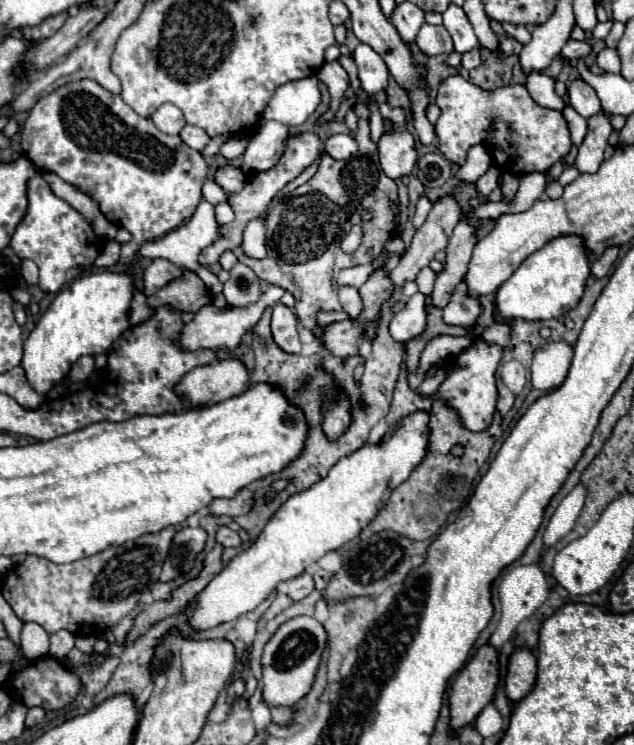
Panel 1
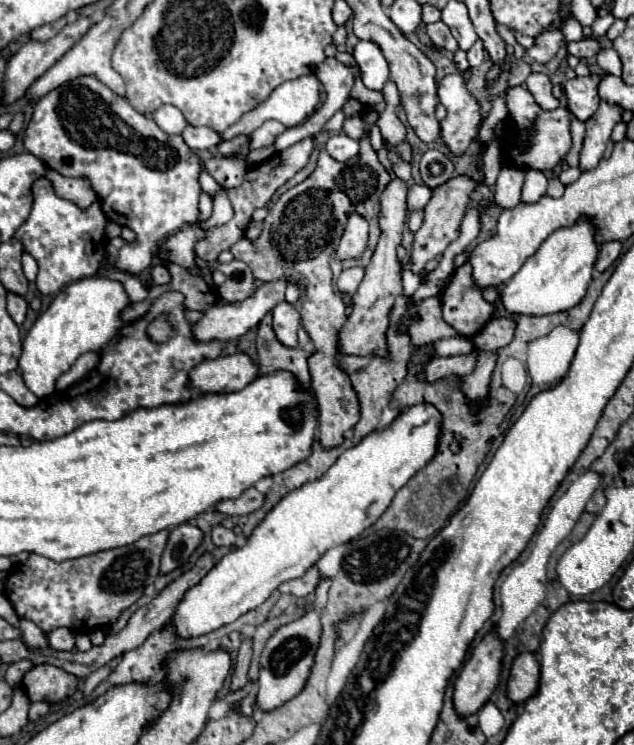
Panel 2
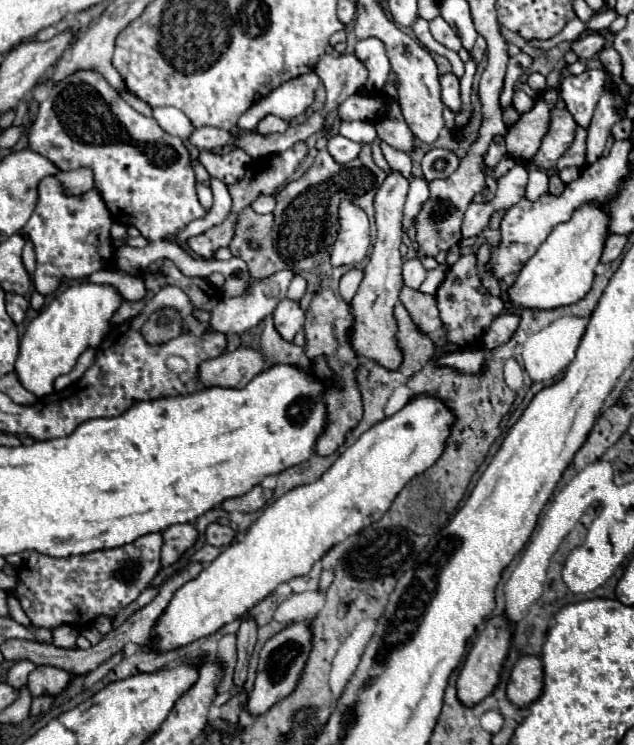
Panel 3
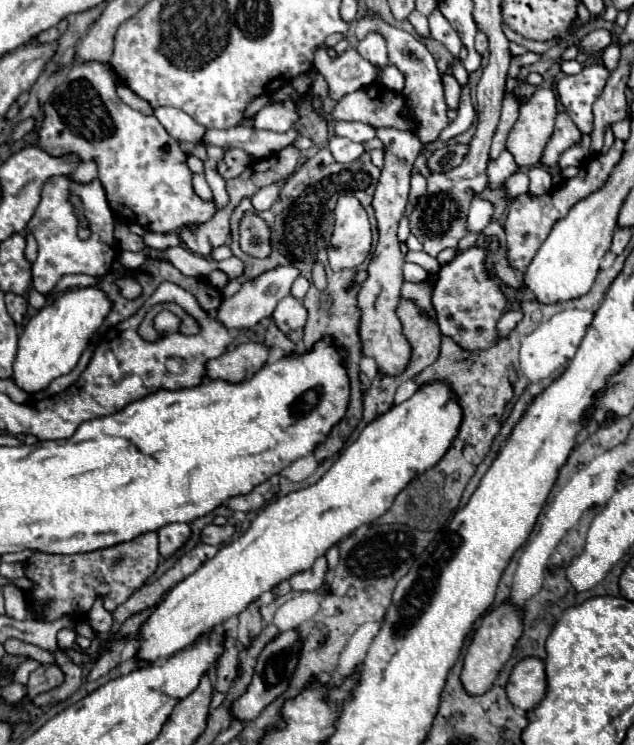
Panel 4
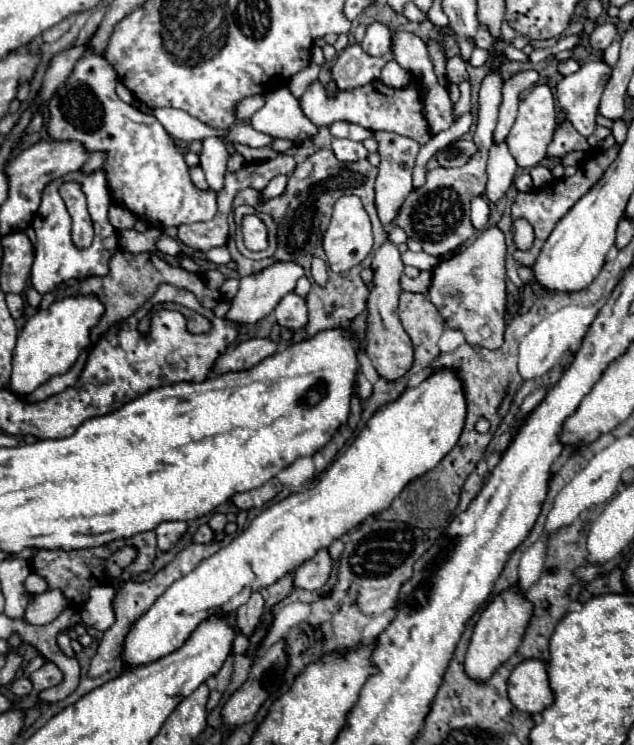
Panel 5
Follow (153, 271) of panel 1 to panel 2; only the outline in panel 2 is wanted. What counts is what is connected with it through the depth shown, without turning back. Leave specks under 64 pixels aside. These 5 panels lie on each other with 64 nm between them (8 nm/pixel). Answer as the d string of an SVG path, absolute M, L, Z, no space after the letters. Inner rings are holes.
M158 264L156 268L150 270L150 284L168 284L168 282L170 282L170 274L164 264Z

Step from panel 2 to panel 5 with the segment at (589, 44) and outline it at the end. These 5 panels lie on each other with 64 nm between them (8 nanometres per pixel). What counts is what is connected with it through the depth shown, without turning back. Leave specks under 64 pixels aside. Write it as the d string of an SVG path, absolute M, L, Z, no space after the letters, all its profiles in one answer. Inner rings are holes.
M600 24L588 36L588 42L596 50L606 50L618 38L618 30L614 24Z

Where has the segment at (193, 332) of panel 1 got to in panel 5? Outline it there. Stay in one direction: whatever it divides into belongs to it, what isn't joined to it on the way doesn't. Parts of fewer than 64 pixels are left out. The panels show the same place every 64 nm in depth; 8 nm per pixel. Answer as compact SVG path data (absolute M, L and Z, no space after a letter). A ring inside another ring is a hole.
M276 262L272 266L268 266L266 270L246 276L240 280L240 290L238 294L230 300L230 310L226 312L226 320L232 320L236 324L254 324L258 320L262 320L264 316L268 316L276 304L294 290L296 280L304 276L304 270L294 264L294 262Z

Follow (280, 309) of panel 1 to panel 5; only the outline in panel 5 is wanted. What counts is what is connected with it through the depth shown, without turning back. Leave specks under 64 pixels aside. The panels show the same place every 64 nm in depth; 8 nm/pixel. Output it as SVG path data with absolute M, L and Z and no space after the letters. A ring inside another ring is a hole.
M288 294L284 296L276 310L274 310L274 316L276 316L276 322L282 326L282 328L288 328L288 330L298 330L298 328L304 328L306 322L308 322L308 310L306 310L306 300L298 294Z

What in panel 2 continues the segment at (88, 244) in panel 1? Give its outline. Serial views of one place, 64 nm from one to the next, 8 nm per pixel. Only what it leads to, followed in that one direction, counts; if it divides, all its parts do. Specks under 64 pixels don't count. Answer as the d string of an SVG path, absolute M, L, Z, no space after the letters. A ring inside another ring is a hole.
M38 178L32 186L32 210L26 222L16 230L14 238L22 242L22 250L32 254L38 262L36 286L42 294L56 294L62 286L86 276L94 276L100 268L100 260L106 254L106 216L98 202L88 210L56 196L50 180Z

